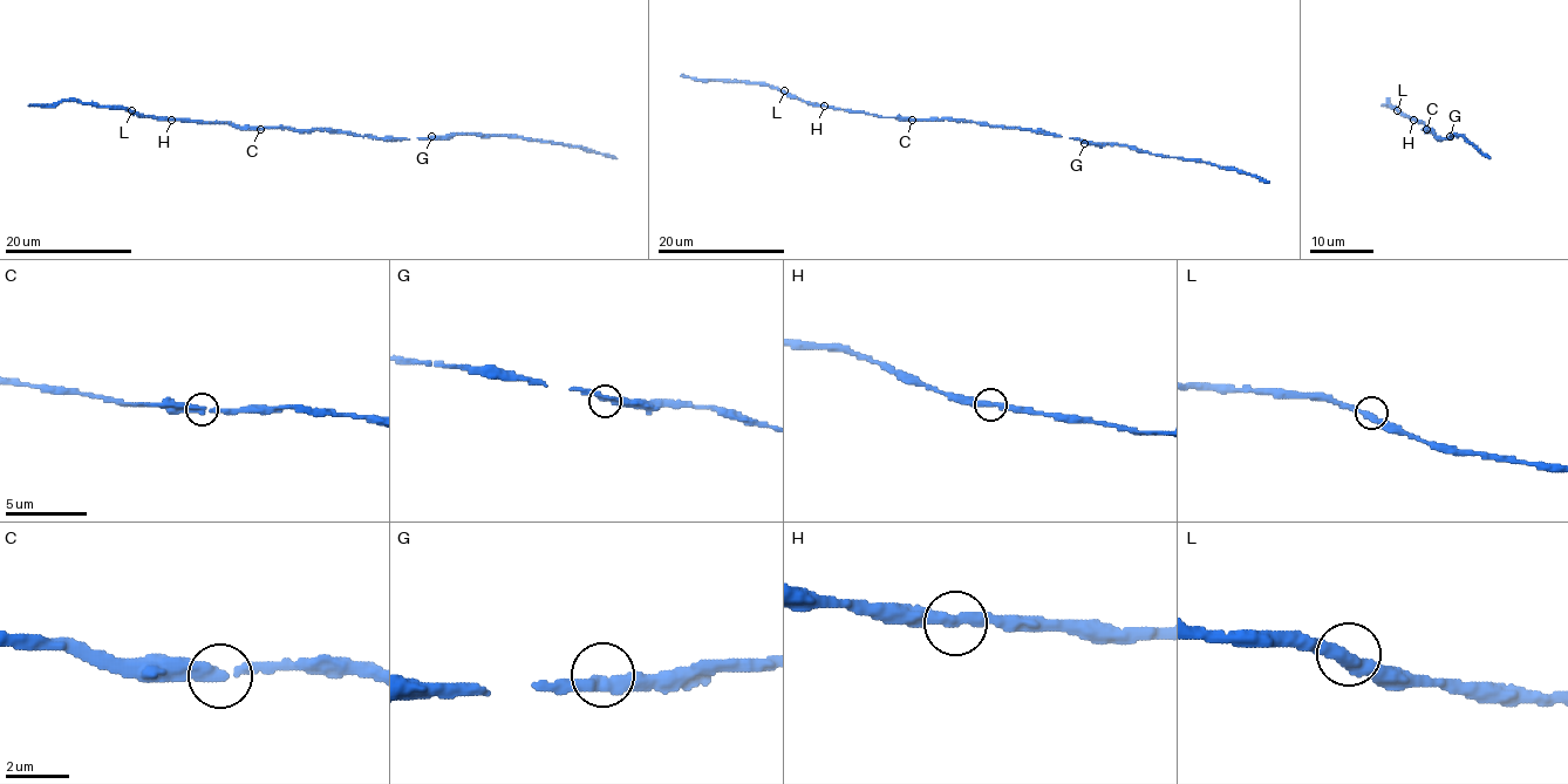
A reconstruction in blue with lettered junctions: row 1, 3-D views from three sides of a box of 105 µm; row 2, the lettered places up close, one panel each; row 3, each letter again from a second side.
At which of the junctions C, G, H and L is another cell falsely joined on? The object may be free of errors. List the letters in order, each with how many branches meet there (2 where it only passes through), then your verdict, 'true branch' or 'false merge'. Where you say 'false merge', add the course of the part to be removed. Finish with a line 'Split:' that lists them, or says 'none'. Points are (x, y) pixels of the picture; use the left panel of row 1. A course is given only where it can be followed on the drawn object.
C: branches 2; true branch
G: branches 2; true branch
H: branches 2; true branch
L: branches 2; true branch
Split: none

